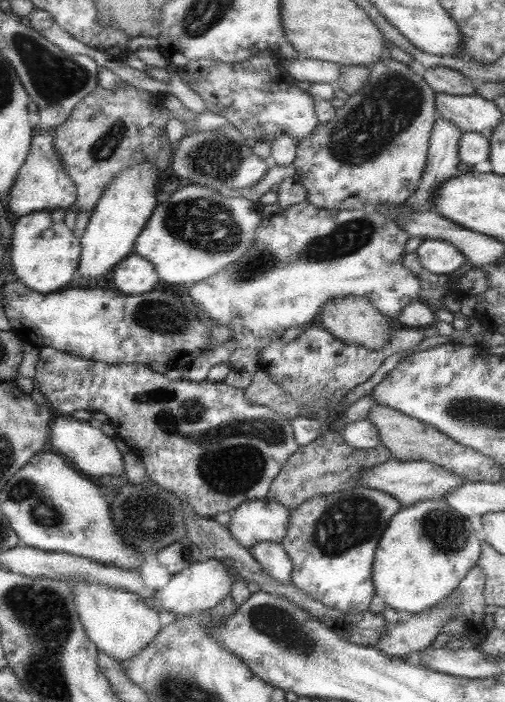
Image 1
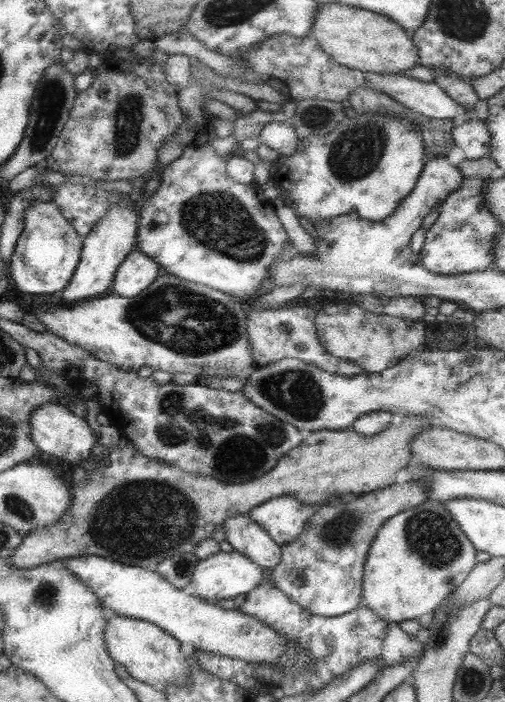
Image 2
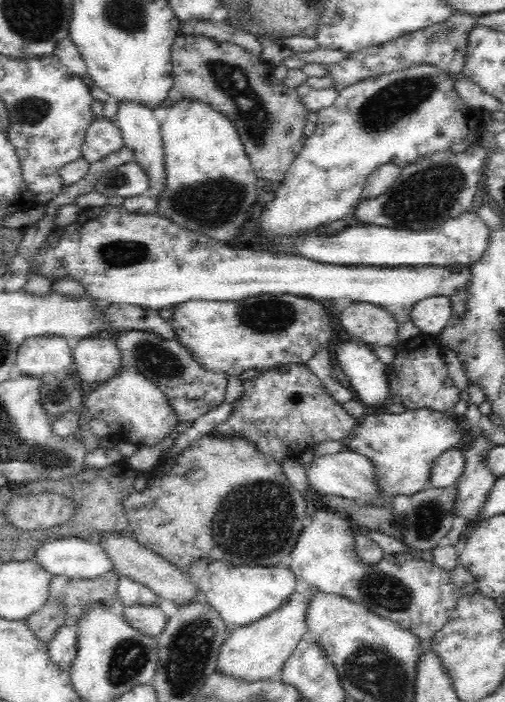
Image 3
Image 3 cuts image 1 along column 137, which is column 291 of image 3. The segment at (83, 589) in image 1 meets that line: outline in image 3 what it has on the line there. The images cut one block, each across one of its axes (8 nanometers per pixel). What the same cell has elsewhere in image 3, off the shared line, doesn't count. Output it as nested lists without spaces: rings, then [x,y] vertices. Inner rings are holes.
[[[296,580],[294,592],[280,608],[256,622],[232,630],[218,650],[218,673],[245,682],[277,678],[294,646],[306,636],[306,610],[315,591],[305,580]]]

